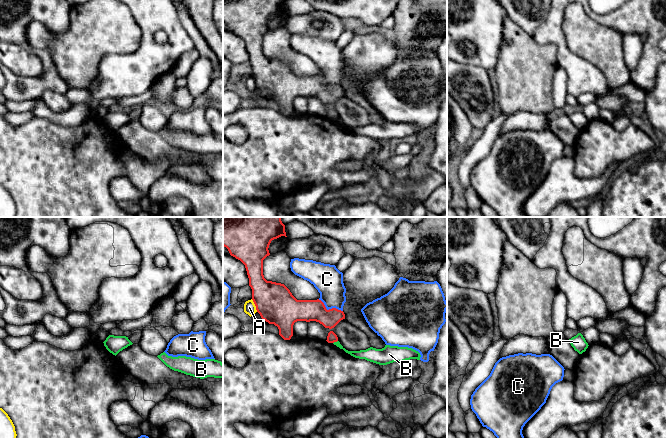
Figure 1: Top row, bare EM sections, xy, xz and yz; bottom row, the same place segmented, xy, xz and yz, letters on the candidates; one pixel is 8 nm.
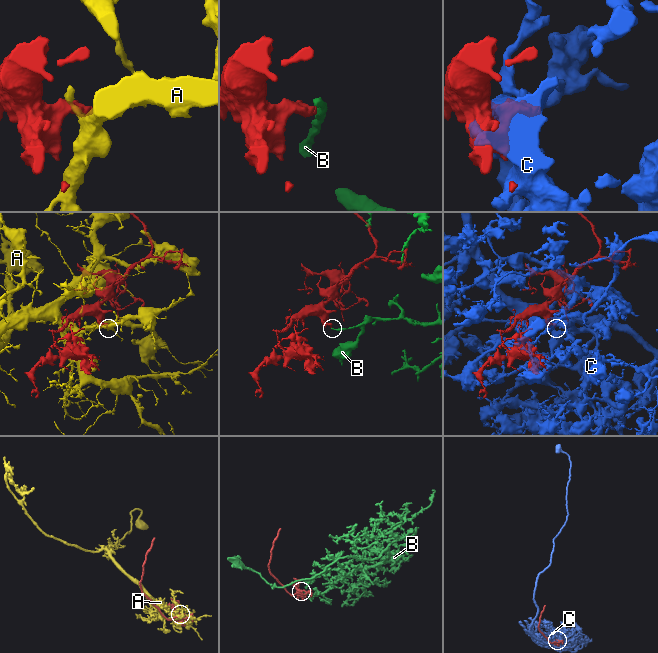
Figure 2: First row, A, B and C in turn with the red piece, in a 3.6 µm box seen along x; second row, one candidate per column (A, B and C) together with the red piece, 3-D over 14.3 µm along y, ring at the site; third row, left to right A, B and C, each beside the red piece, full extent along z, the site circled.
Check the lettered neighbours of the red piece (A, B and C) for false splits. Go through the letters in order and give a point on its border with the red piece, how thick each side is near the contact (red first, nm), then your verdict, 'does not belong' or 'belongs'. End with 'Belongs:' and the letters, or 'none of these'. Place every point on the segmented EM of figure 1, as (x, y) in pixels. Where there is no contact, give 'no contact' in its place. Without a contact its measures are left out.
A: contact xz (255, 305); calibres 300 and 100 nm; does not belong
B: contact xz (335, 341); calibres 80 and 80 nm; does not belong
C: contact xz (329, 309); calibres 180 and 240 nm; does not belong
Belongs: none of these

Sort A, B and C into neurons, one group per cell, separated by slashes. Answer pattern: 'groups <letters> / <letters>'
groups A / B / C

